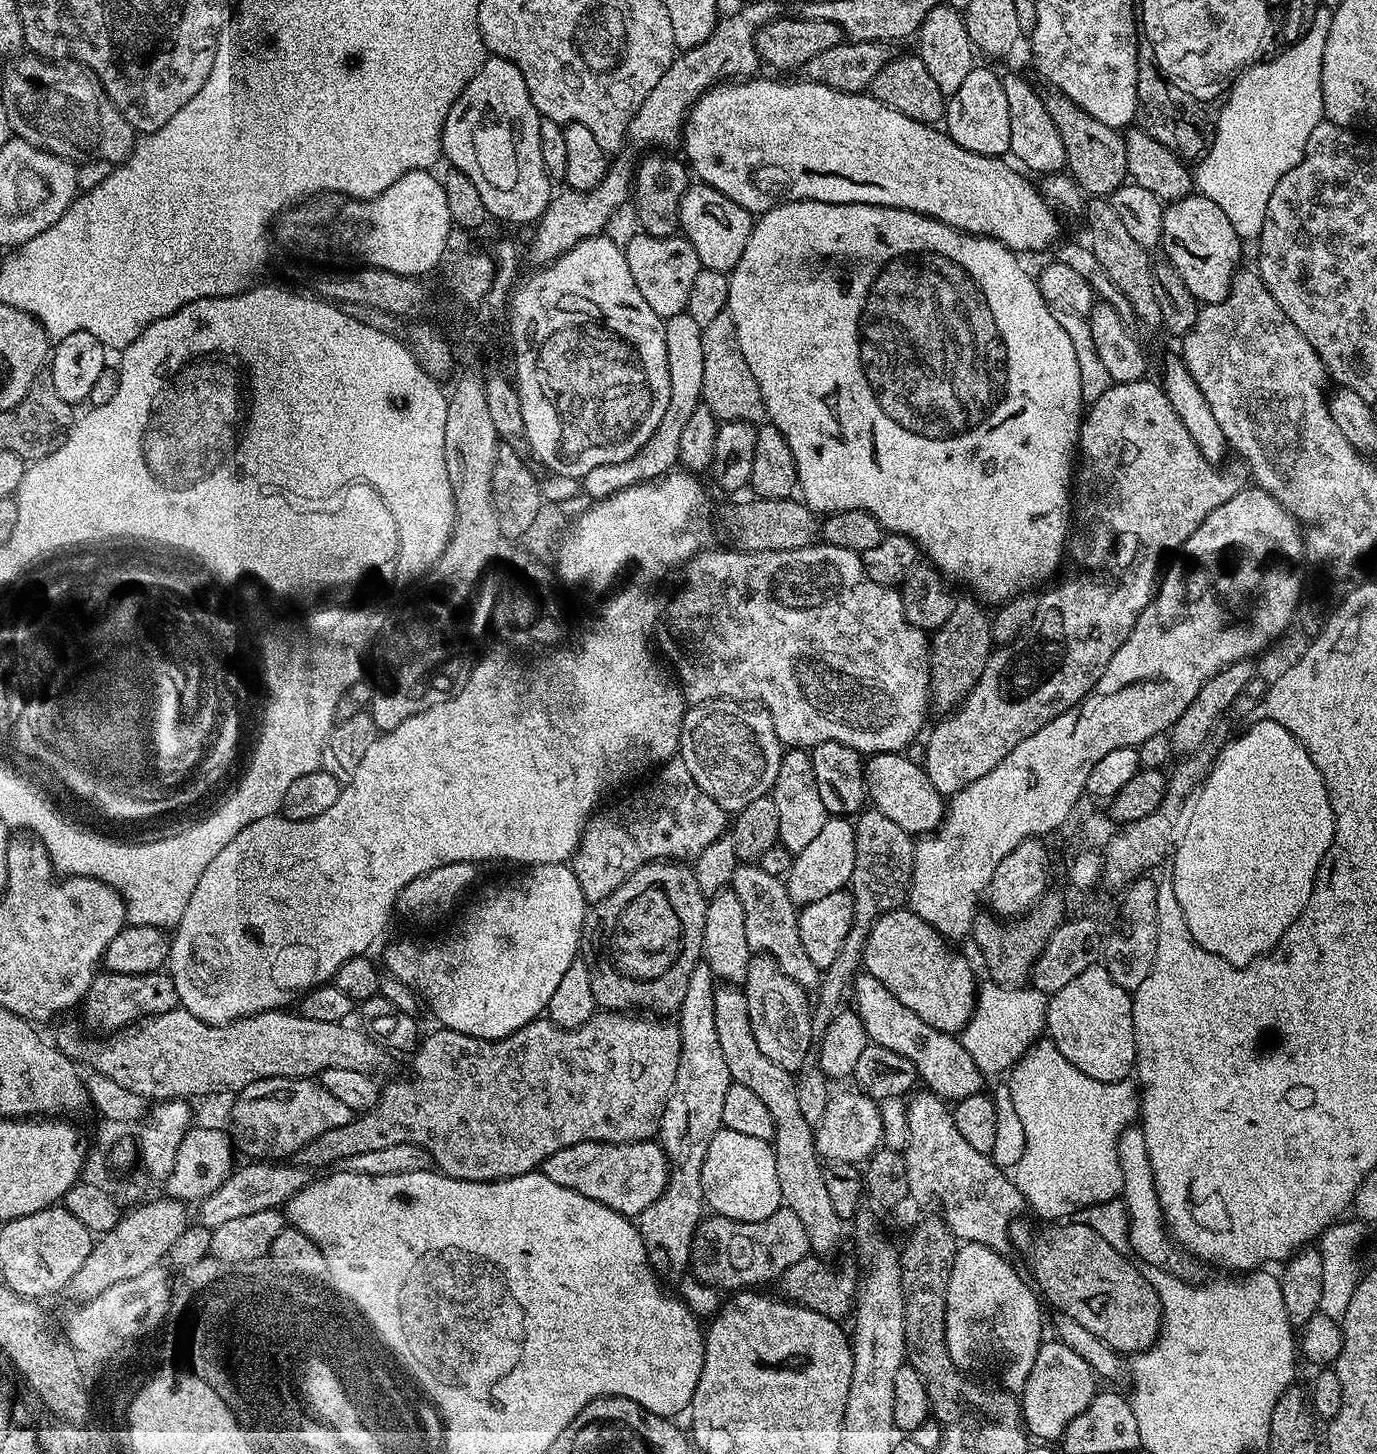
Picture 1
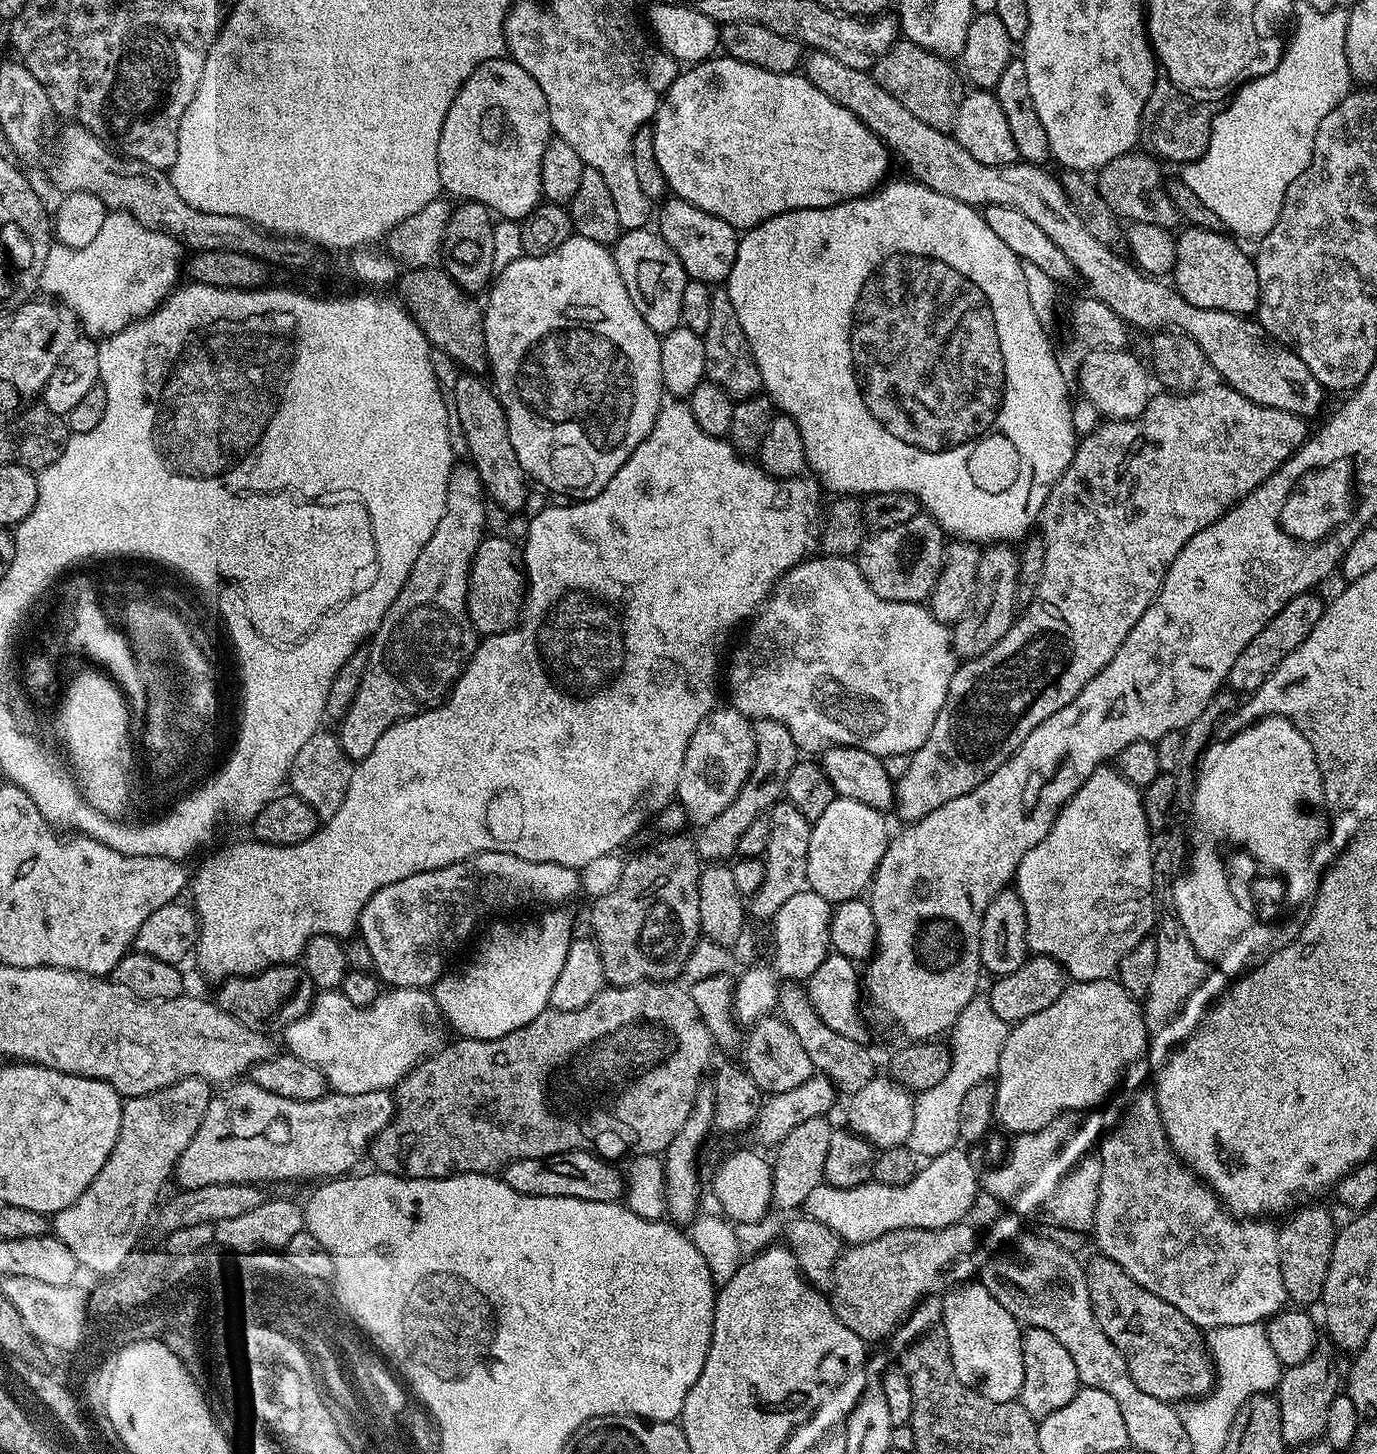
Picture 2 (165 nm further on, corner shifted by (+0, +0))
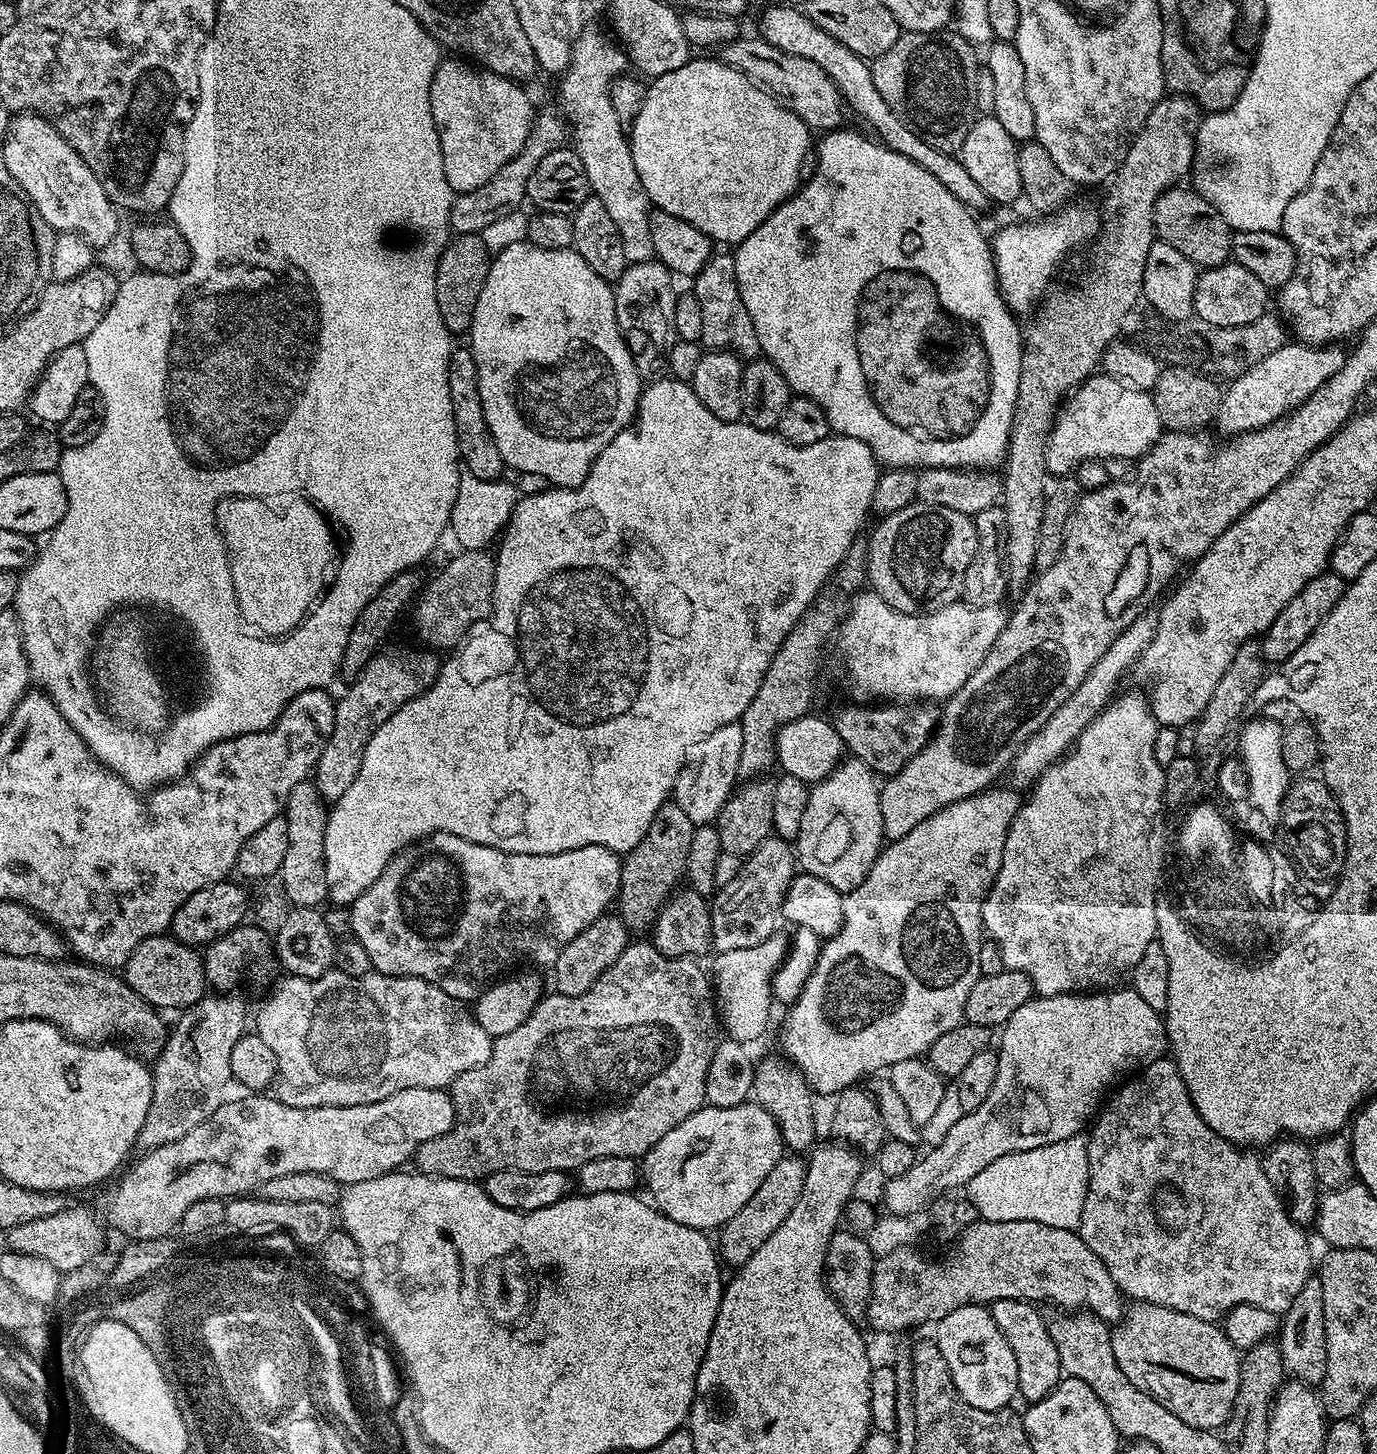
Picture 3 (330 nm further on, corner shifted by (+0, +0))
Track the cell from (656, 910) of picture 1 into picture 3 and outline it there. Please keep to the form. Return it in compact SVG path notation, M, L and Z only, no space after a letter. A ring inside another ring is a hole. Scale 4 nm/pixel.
M674 802L663 804L650 822L650 830L623 857L620 865L620 891L618 893L618 915L630 930L647 929L655 924L660 907L681 887L685 879L686 854L690 854L690 838L693 824Z

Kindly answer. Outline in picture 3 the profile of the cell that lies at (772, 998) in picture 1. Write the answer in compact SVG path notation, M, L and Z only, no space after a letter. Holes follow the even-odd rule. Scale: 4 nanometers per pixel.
M779 1055L776 1056L768 1056L756 1064L751 1099L763 1106L774 1118L780 1137L784 1140L785 1149L796 1154L804 1154L813 1147L817 1139L813 1119L814 1093L799 1068L789 1066Z

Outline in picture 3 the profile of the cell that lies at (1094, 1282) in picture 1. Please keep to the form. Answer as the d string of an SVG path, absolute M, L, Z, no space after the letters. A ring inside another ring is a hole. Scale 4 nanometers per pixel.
M1132 1302L1125 1307L1124 1315L1111 1329L1110 1335L1118 1370L1122 1370L1122 1374L1126 1374L1126 1378L1130 1378L1138 1390L1162 1402L1170 1414L1178 1414L1186 1426L1220 1430L1228 1423L1234 1410L1234 1398L1238 1394L1241 1353L1228 1341L1219 1323L1194 1318L1190 1314L1150 1302Z

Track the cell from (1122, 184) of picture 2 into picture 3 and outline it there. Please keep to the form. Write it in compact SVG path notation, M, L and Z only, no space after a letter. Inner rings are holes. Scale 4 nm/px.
M1173 186L1162 192L1157 198L1152 211L1152 223L1155 235L1159 239L1166 241L1170 246L1174 246L1174 250L1186 254L1186 258L1190 258L1190 262L1196 265L1197 269L1216 268L1219 264L1229 263L1232 255L1232 235L1234 230L1226 222L1226 218L1222 218L1222 214L1218 214L1218 210L1214 205L1206 202L1206 198L1202 198L1191 187Z

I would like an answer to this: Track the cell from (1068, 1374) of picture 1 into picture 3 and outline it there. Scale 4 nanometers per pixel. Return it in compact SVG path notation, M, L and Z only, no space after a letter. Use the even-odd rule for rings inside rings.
M999 1300L990 1306L994 1322L998 1322L998 1330L1010 1342L1010 1350L1014 1350L1014 1362L1018 1362L1018 1396L1024 1402L1041 1400L1054 1390L1062 1379L1058 1346L1054 1346L1054 1338L1050 1338L1049 1321L1040 1317L1035 1303L1026 1300Z

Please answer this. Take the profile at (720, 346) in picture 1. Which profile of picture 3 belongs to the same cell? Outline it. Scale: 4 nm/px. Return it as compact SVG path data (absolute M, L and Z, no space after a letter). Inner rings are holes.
M717 251L702 266L702 270L694 278L694 293L701 304L702 334L699 343L708 350L727 350L740 357L741 361L755 360L761 355L758 334L754 334L754 322L750 322L750 314L746 314L746 306L742 302L742 294L736 281L736 257Z

